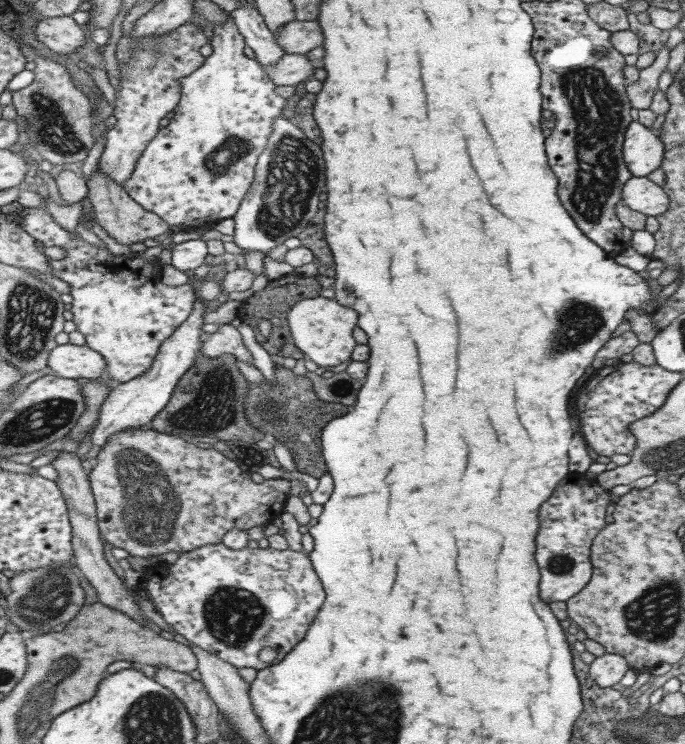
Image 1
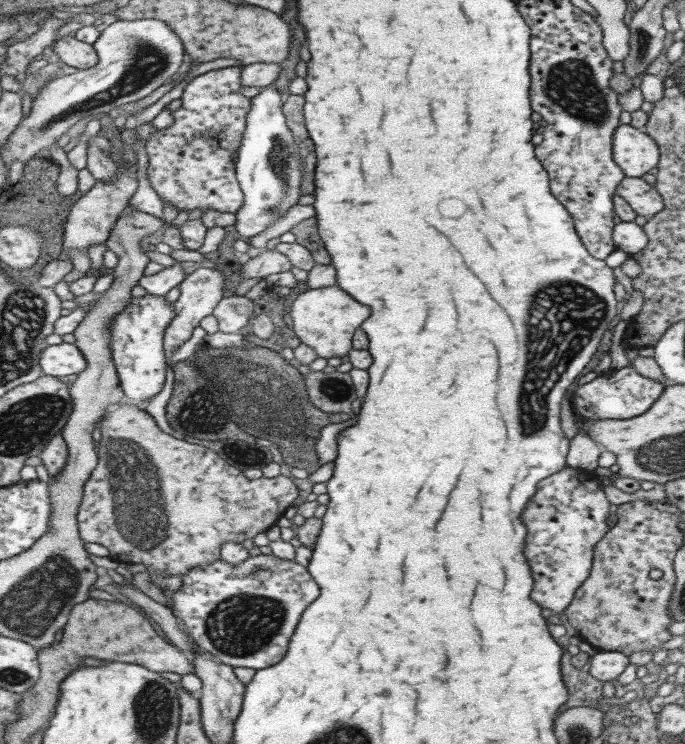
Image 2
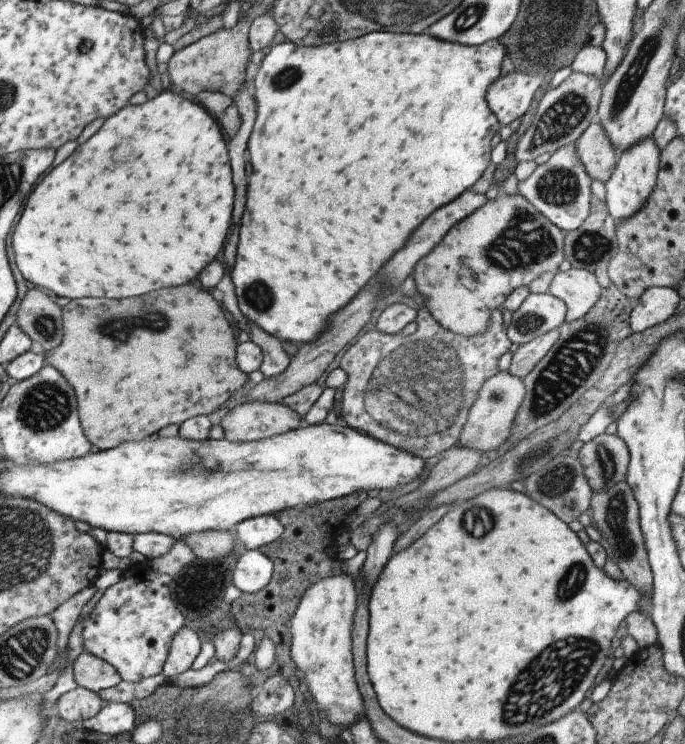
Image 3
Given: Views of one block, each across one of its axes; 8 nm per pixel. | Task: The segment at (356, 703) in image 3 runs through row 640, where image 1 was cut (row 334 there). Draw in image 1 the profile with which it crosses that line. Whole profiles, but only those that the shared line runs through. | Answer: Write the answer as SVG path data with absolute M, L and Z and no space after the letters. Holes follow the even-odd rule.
M319 295L297 302L288 312L286 331L305 357L318 366L334 367L351 360L352 351L357 345L353 337L353 328L356 328L358 314L352 308L340 305L336 299Z

